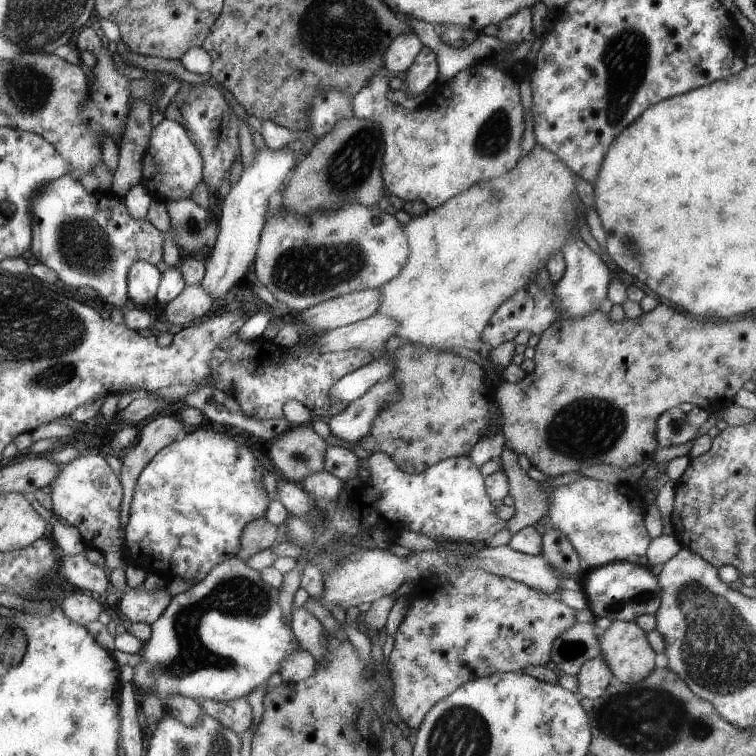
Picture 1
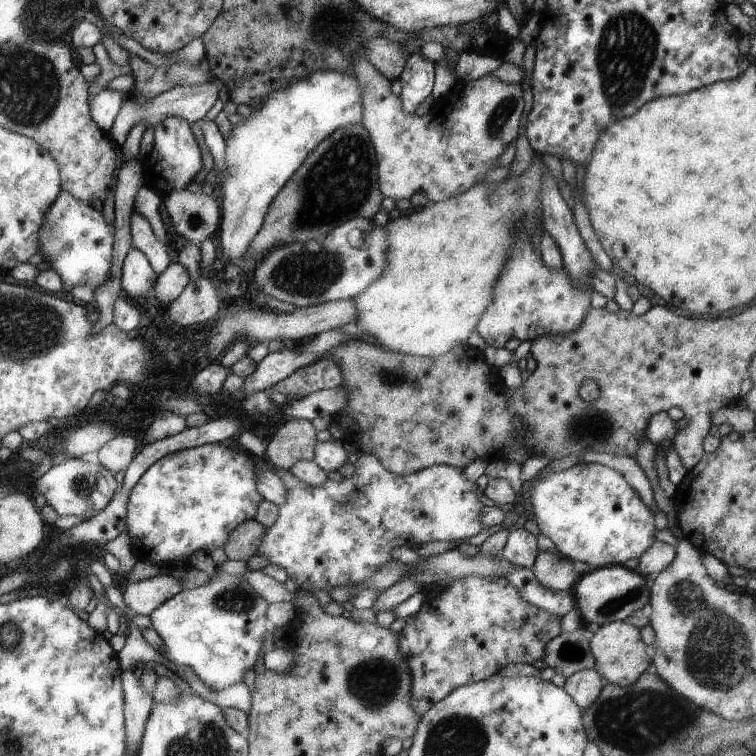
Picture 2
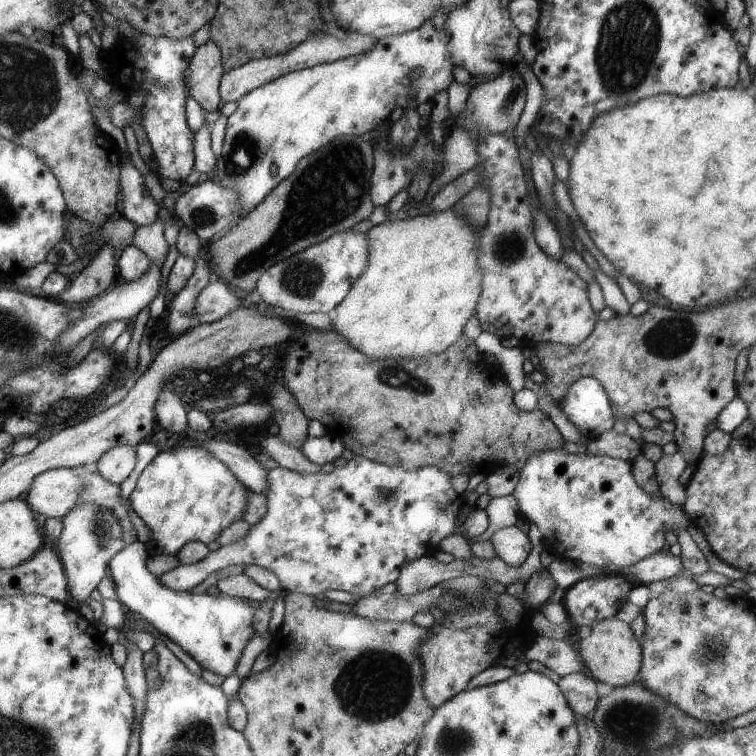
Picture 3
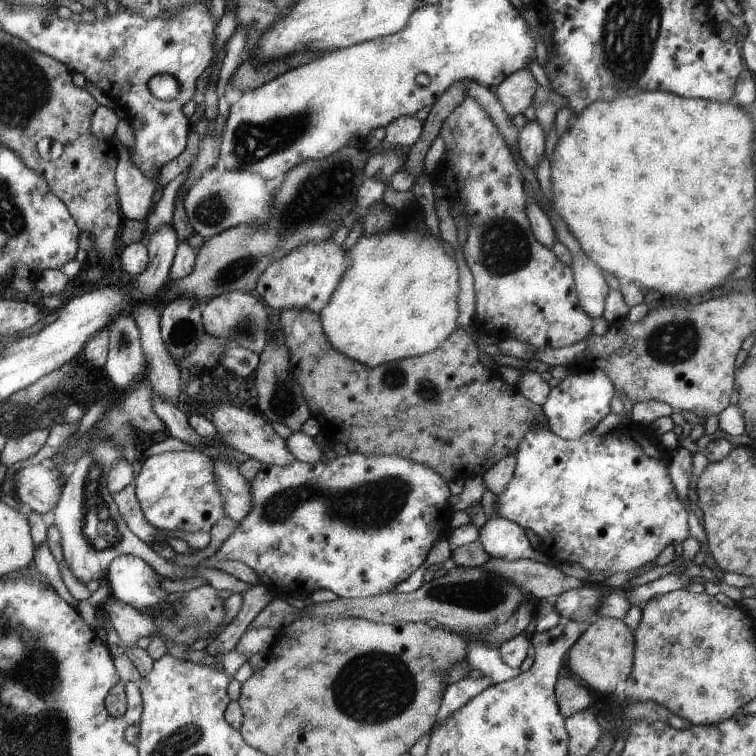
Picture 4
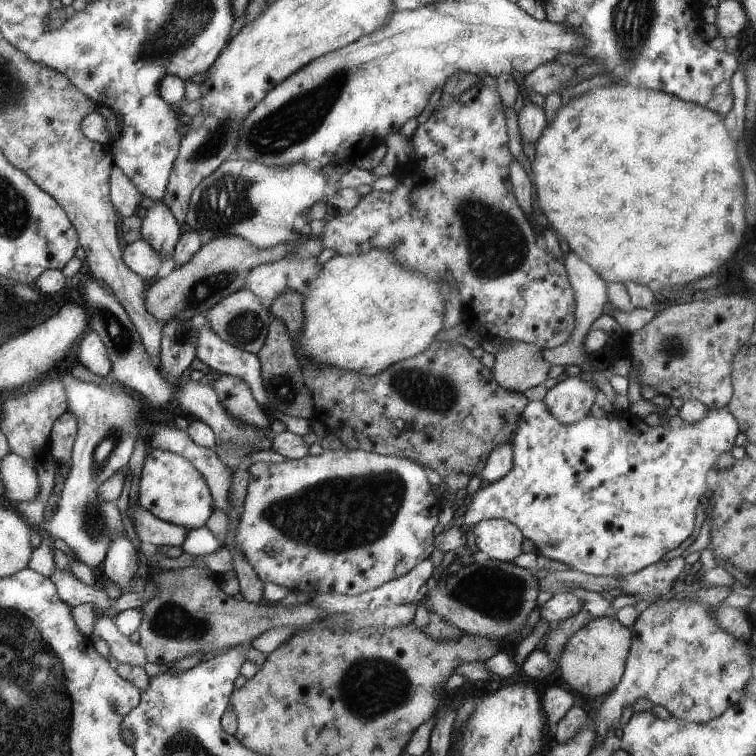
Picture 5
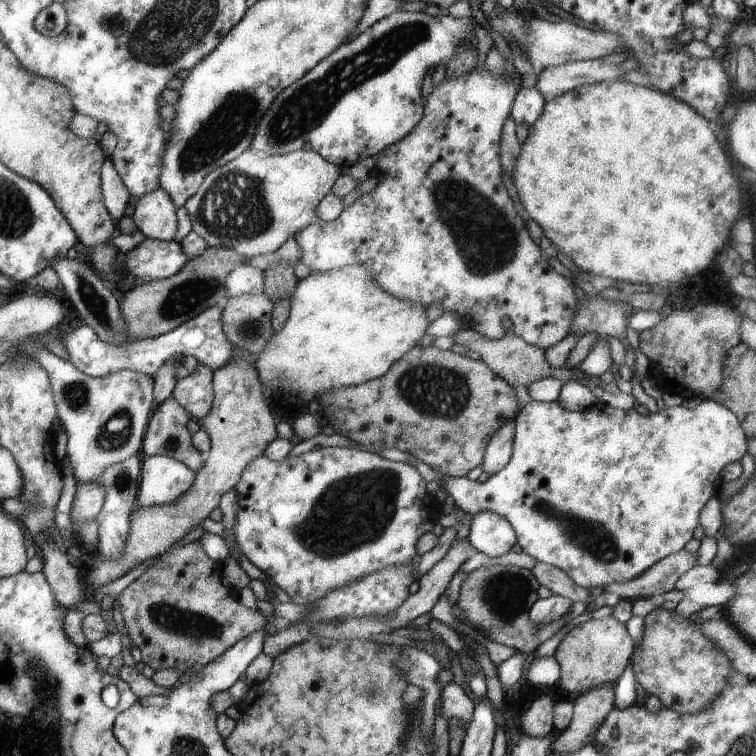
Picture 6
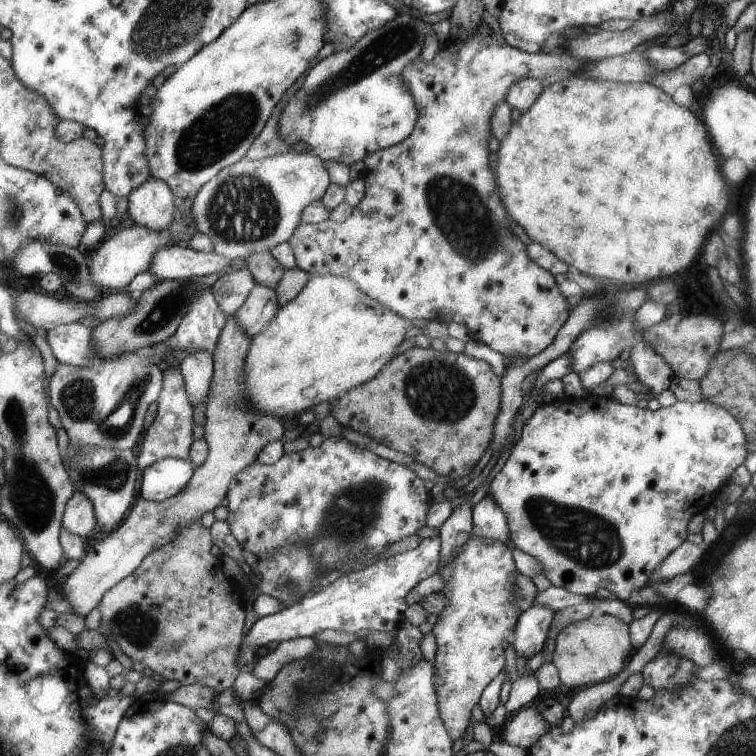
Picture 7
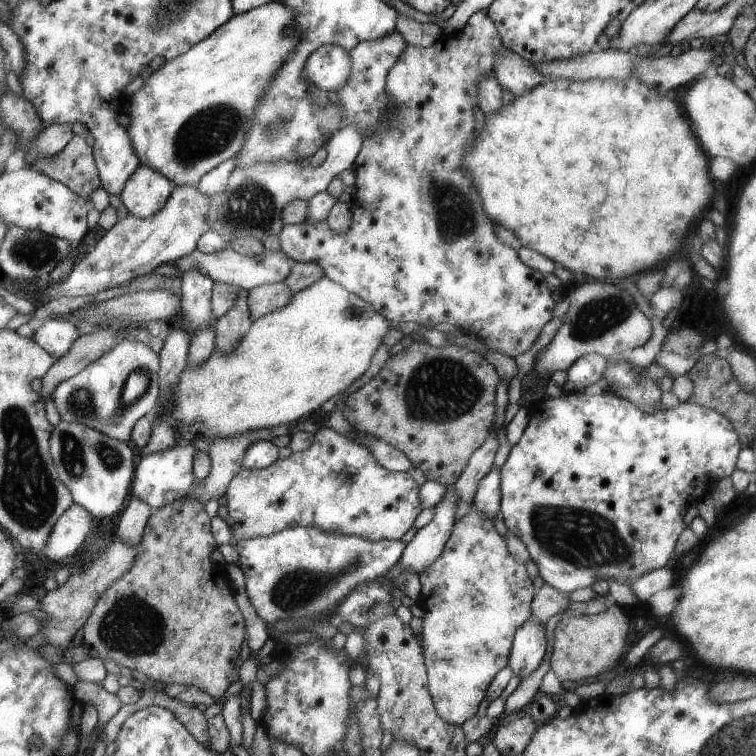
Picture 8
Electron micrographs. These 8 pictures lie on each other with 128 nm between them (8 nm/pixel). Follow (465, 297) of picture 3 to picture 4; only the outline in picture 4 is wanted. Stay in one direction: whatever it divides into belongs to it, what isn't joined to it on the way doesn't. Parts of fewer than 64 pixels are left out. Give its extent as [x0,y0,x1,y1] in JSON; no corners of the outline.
[318,229,459,368]

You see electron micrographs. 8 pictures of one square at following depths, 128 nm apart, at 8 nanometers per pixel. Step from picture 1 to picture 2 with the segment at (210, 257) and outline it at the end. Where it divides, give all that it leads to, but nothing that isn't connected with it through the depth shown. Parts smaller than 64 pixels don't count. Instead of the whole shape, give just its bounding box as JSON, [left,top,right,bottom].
[219,67,362,260]

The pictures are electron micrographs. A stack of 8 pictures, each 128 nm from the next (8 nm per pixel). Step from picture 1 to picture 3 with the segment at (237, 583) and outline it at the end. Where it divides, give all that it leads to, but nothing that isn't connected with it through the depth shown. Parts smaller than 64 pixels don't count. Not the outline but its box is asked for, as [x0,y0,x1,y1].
[107,540,255,678]

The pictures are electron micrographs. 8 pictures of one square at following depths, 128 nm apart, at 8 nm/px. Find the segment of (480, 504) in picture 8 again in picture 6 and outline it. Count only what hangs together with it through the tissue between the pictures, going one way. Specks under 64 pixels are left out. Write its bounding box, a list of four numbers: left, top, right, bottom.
[466,511,516,557]

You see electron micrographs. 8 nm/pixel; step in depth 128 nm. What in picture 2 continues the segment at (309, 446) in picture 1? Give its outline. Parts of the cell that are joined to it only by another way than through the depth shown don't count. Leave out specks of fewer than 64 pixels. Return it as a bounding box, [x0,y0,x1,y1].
[262,419,315,471]

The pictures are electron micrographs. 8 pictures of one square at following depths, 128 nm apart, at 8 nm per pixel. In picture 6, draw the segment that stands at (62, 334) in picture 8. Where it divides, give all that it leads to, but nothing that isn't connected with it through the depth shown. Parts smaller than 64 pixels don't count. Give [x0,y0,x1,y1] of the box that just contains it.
[63,304,234,377]

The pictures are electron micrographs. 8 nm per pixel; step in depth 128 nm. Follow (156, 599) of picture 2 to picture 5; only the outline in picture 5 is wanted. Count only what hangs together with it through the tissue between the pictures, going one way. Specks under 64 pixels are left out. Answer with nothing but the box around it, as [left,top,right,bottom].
[235,448,439,599]

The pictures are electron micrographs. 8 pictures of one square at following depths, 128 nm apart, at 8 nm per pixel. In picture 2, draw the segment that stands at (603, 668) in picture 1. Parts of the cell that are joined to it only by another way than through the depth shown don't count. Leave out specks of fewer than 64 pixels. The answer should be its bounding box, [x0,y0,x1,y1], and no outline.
[563,669,603,711]

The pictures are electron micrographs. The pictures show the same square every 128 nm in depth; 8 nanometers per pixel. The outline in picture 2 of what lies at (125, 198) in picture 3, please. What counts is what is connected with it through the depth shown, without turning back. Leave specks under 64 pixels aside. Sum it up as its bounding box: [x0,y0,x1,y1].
[133,184,169,246]

